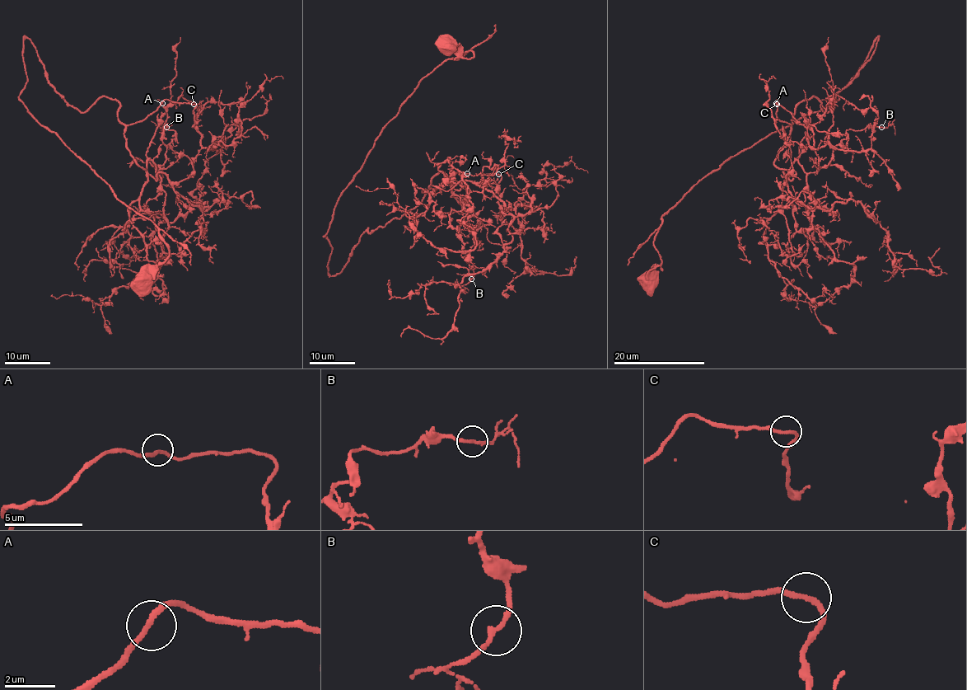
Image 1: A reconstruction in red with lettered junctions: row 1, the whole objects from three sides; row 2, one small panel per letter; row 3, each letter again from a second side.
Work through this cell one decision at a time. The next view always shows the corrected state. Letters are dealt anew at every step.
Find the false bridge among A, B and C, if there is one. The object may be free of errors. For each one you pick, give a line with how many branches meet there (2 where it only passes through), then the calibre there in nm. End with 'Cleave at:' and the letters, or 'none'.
Cleave at: none

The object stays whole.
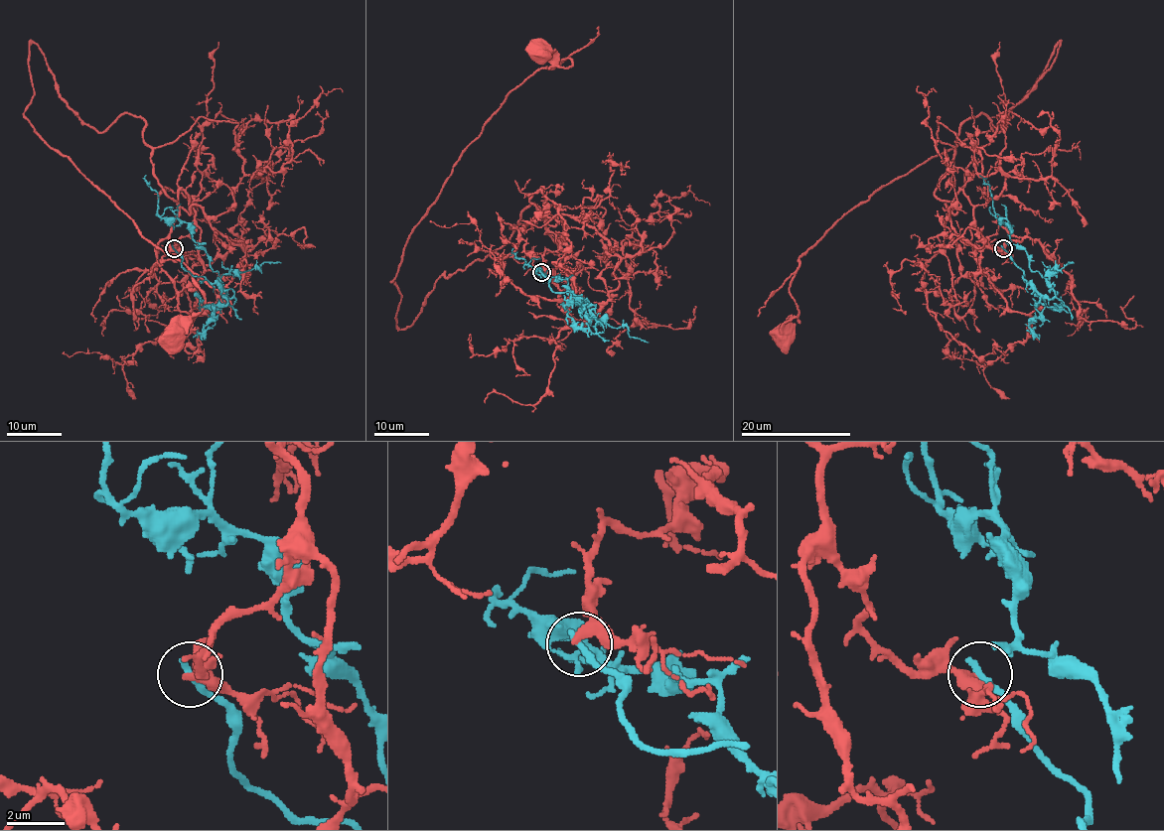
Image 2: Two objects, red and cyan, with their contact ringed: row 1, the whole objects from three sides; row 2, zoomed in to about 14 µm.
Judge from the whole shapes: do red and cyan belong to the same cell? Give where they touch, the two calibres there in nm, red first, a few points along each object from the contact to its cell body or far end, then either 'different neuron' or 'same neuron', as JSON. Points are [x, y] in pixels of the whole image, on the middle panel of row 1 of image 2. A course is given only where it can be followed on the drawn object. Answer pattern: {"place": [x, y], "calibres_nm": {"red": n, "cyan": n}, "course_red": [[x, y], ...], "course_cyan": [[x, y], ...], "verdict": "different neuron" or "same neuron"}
{"place": [541, 272], "calibres_nm": {"red": 320, "cyan": 280}, "course_red": [[540, 272], [562, 242], [530, 204], [396, 324], [390, 281], [462, 152], [514, 88], [572, 63], [537, 50]], "course_cyan": [[540, 272], [554, 292], [582, 297], [601, 324], [589, 318], [565, 279], [546, 277], [515, 256], [513, 248]], "verdict": "different neuron"}

